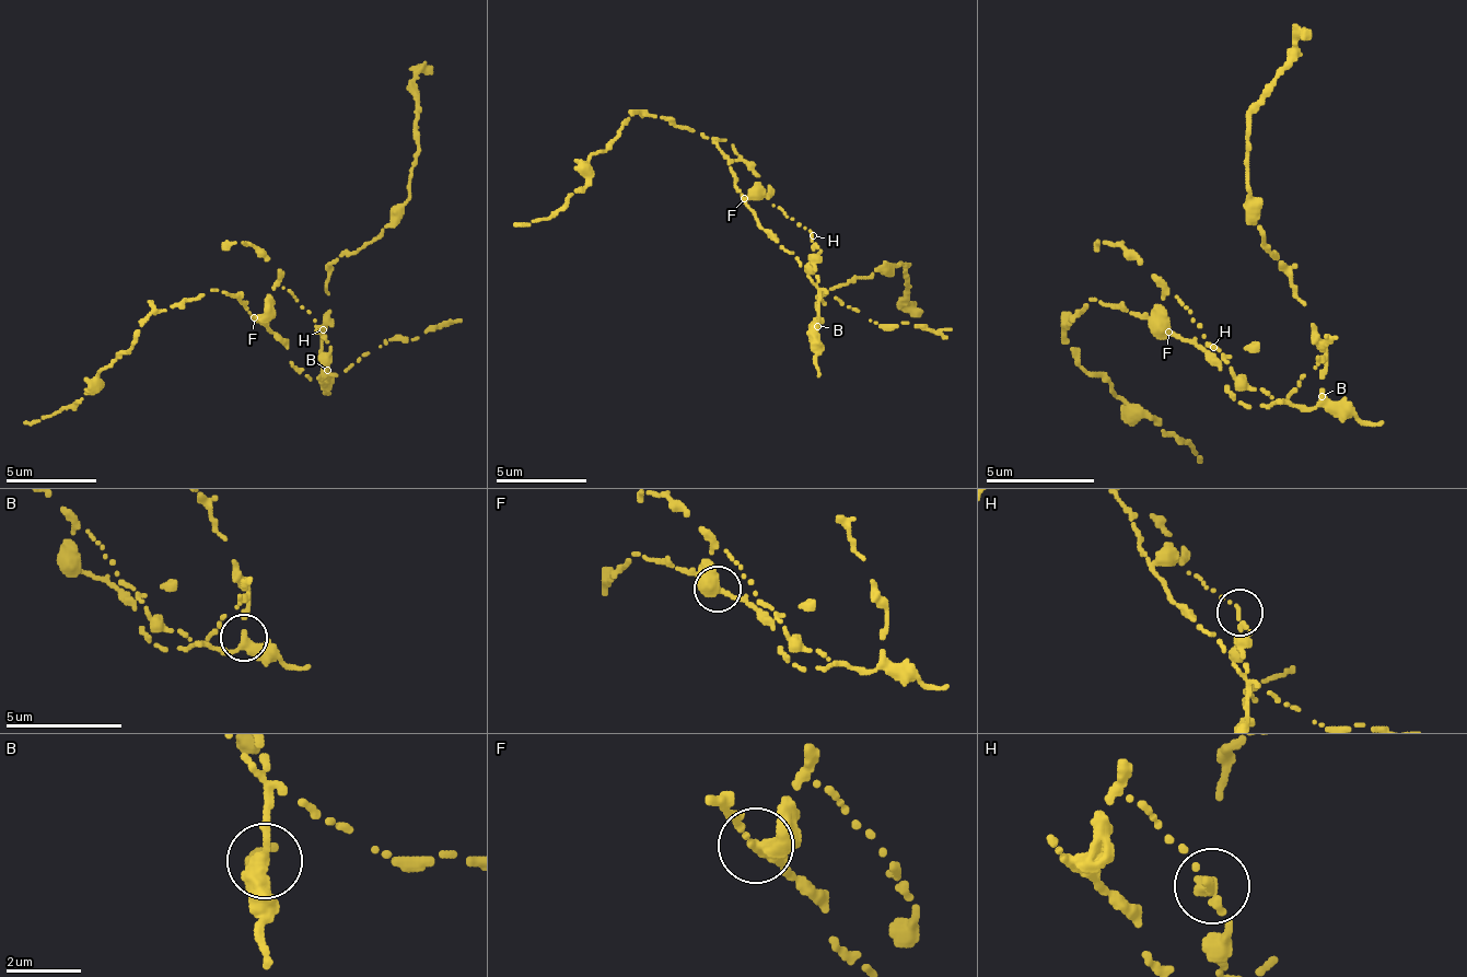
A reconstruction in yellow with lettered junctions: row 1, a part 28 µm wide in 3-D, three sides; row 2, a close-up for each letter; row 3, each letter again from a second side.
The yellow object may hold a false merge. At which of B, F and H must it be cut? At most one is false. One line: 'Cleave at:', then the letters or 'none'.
Cleave at: F

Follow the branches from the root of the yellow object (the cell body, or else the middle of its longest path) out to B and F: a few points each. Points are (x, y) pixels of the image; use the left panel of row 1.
B: (323, 329), (332, 347), (327, 370)
F: (323, 329), (287, 289), (277, 285), (268, 293), (268, 306), (255, 315)

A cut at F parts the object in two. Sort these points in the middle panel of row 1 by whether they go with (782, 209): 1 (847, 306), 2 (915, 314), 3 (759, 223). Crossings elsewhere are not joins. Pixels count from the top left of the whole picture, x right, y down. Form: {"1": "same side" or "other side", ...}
{"1": "other side", "2": "same side", "3": "other side"}

